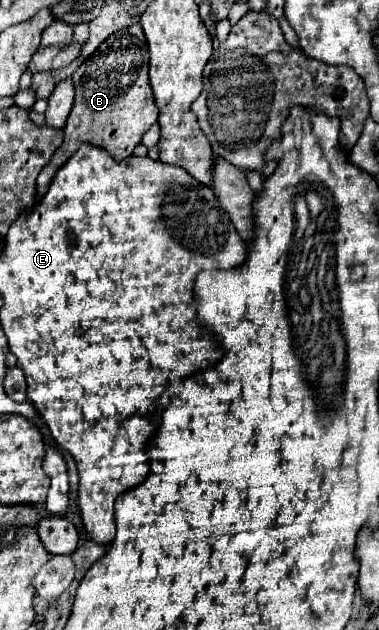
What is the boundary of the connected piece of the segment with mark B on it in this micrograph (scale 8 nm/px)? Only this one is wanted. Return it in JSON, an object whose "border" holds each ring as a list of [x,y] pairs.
{"border":[[[140,23],[124,27],[110,35],[72,75],[76,99],[64,127],[64,143],[52,155],[50,163],[40,171],[36,195],[42,197],[56,171],[78,151],[82,143],[96,143],[108,149],[116,161],[126,159],[142,141],[142,135],[158,119],[158,105],[148,83],[148,43]]]}

